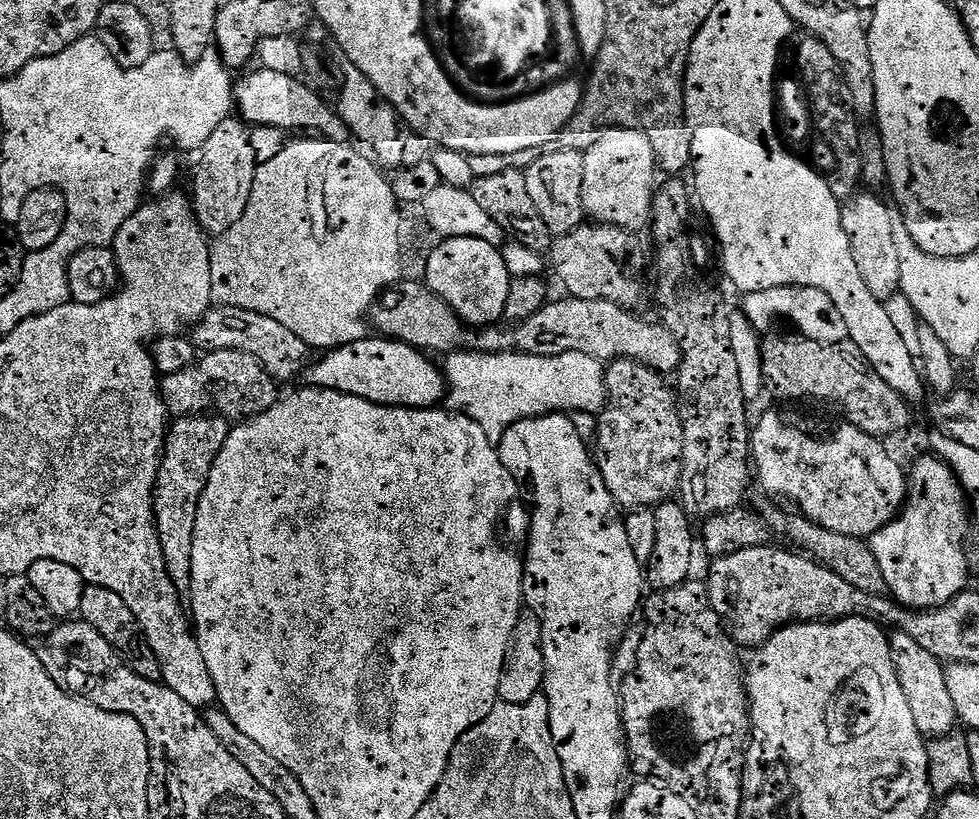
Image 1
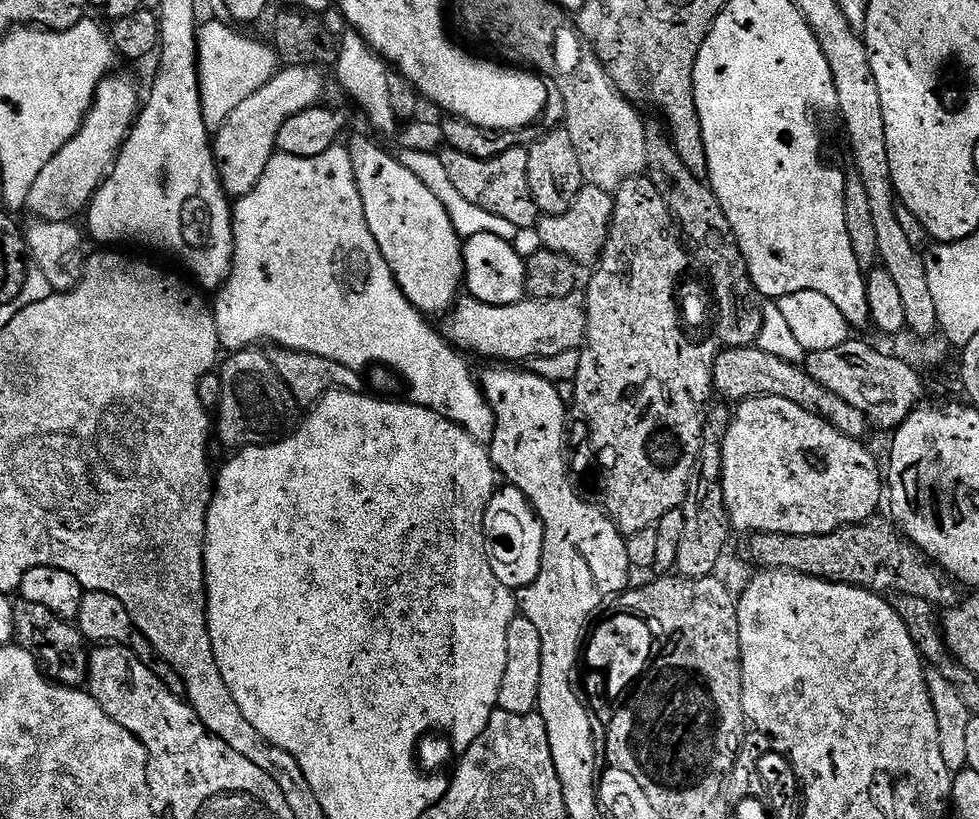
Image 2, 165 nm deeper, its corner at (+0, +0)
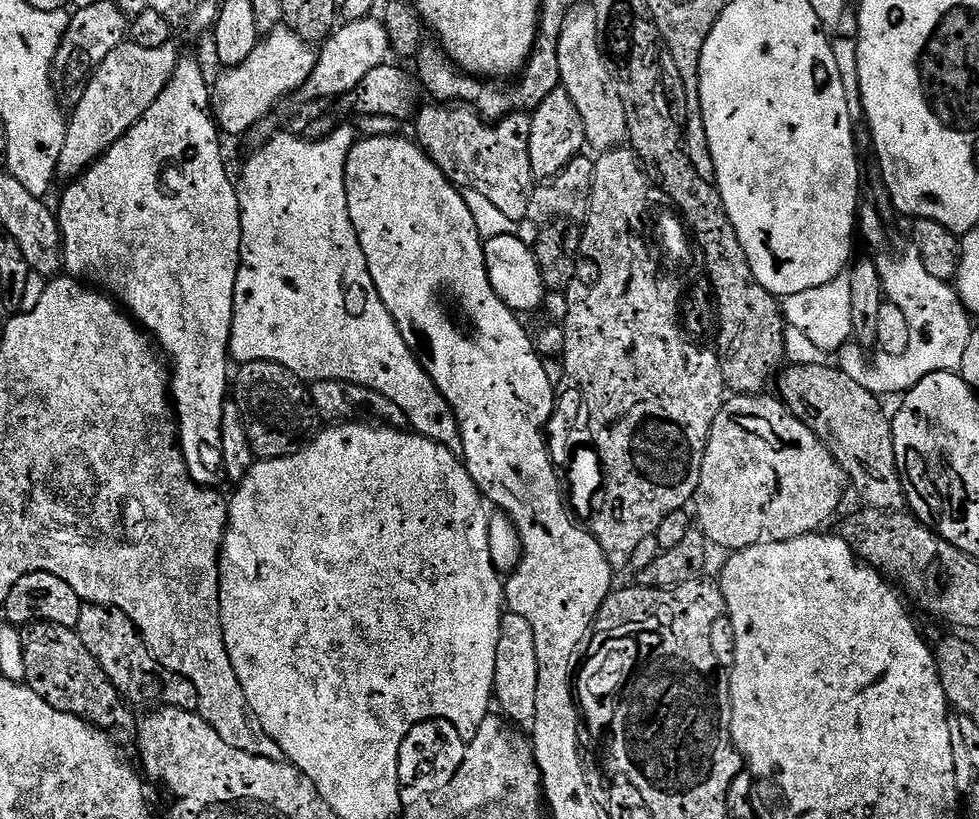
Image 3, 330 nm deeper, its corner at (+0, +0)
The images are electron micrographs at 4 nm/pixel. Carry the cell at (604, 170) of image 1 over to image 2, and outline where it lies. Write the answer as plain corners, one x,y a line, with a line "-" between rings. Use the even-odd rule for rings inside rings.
588,50
580,56
576,69
560,84
560,100
564,103
563,127
578,150
578,166
582,166
585,181
599,188
615,190
620,183
631,176
641,175
646,169
646,120
636,113
637,105
627,100
608,77
604,65
600,63
595,51

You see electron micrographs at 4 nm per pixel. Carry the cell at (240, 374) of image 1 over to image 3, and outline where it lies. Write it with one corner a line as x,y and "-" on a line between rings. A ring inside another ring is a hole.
274,362
239,365
234,372
234,401
241,411
246,437
256,460
292,456
316,439
322,424
305,381
286,370
286,366

